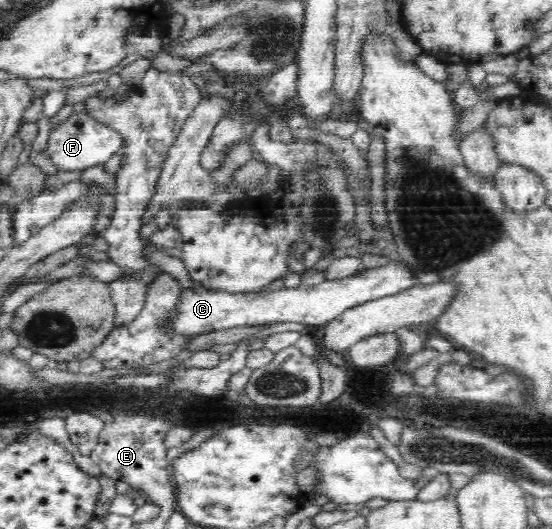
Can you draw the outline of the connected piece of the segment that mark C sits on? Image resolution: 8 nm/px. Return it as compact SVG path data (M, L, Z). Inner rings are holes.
M395 259L388 265L364 270L364 274L342 280L326 280L314 288L288 288L284 286L257 295L230 294L226 291L207 289L199 285L180 285L176 304L169 315L155 324L160 335L170 339L175 337L192 338L201 334L218 332L238 327L268 327L276 322L300 322L305 325L320 325L330 322L345 310L376 299L394 296L412 288L415 280L405 266Z

